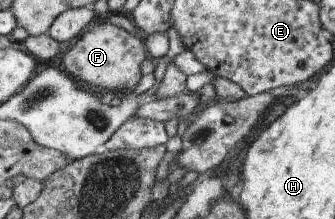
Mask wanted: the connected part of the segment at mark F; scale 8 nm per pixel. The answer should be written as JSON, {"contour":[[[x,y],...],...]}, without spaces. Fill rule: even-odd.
{"contour":[[[96,24],[89,28],[81,38],[70,48],[67,53],[60,55],[60,67],[69,76],[79,82],[91,84],[98,88],[99,93],[105,92],[131,92],[139,84],[143,72],[141,64],[149,58],[145,43],[135,38],[125,28],[115,24]]]}

